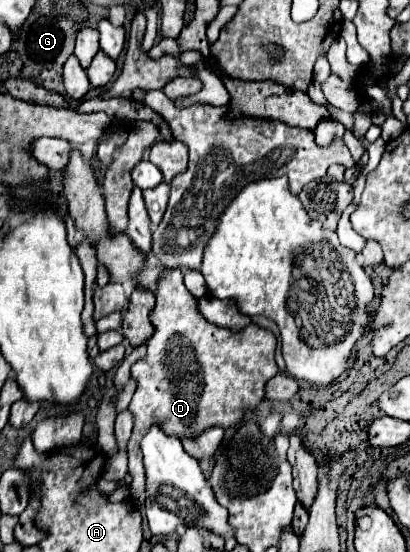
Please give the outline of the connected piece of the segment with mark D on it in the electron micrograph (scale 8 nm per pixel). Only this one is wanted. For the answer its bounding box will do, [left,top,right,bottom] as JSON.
[126,267,278,505]

